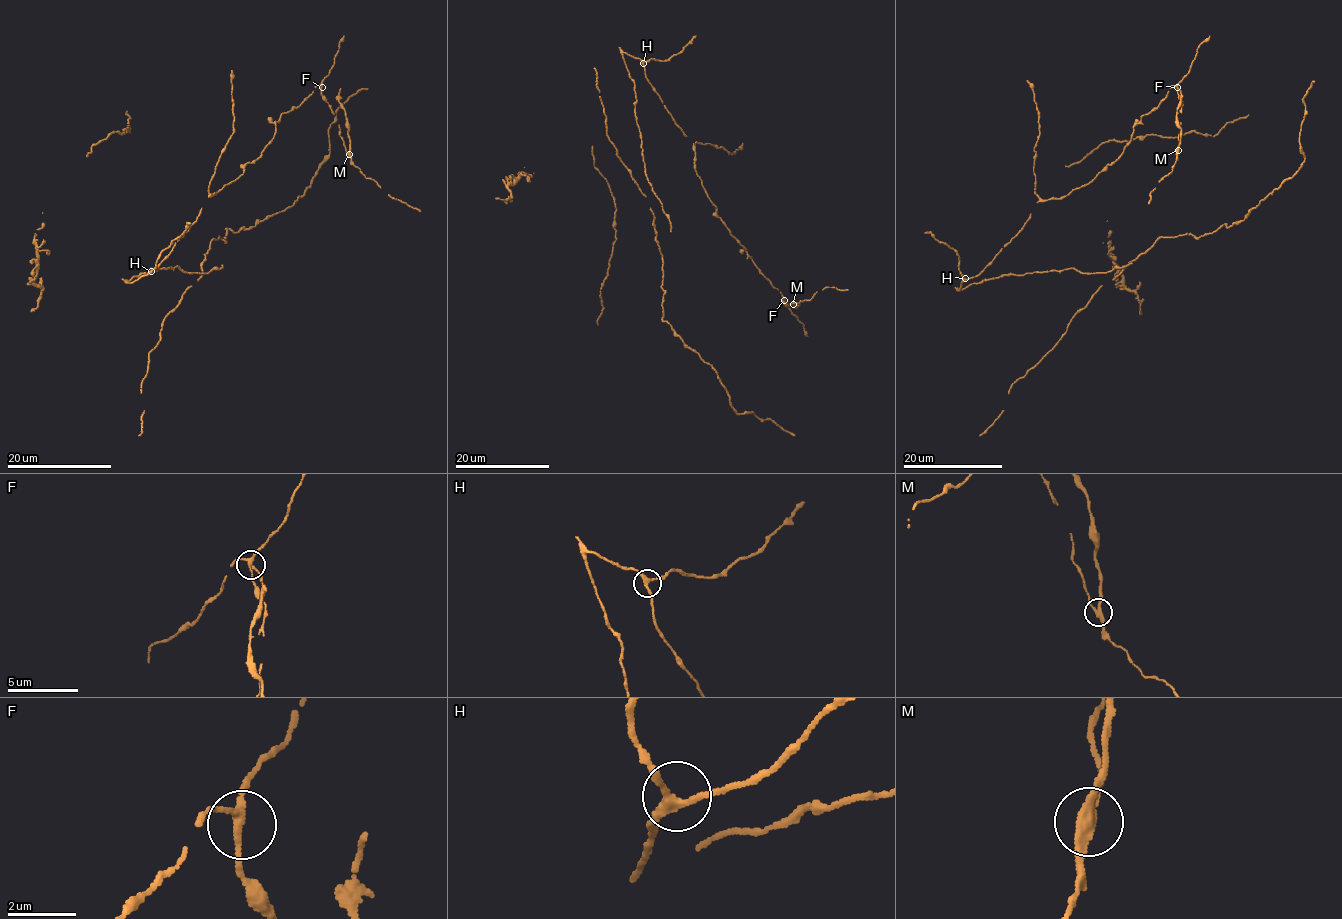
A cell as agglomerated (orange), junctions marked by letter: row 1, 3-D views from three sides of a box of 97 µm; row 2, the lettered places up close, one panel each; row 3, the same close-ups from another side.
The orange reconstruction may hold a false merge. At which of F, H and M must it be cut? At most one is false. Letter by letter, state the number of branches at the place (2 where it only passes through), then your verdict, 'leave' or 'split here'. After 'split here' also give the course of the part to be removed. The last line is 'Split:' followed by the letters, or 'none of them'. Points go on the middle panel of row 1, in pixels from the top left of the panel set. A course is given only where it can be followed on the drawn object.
F: 3 | leave
H: 3 | leave
M: 3 | split here
Split: M

